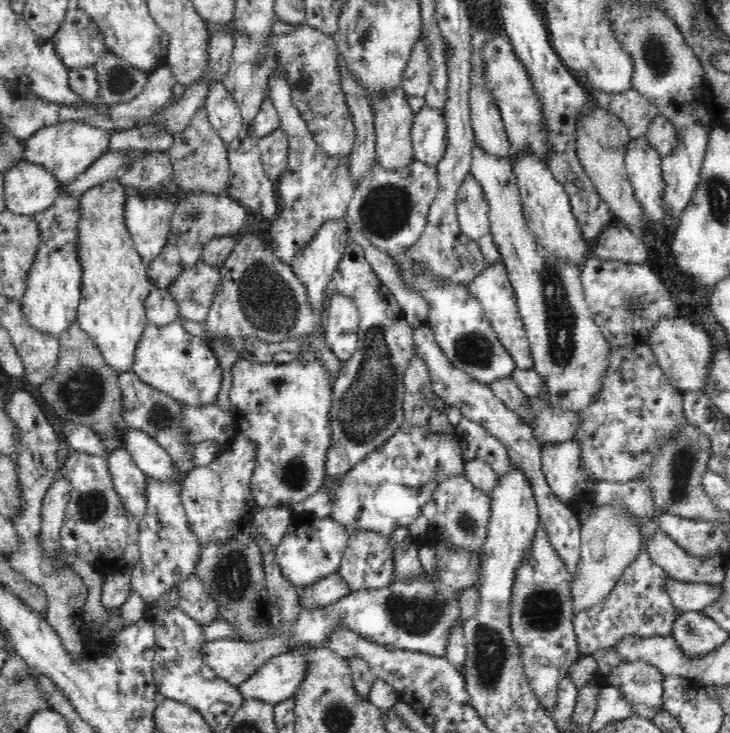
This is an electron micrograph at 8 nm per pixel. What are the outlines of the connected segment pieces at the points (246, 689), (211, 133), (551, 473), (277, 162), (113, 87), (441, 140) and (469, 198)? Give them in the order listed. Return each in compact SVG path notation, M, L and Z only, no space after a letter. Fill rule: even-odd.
M288 652L269 658L250 678L237 685L242 696L257 698L270 704L293 697L307 673L303 654Z
M204 106L198 110L190 124L174 140L174 145L167 151L173 166L173 182L180 192L205 192L206 194L228 194L229 160L225 142L214 130Z
M577 440L542 444L541 463L546 483L558 501L568 504L575 496L593 491L595 484L581 465Z
M281 128L259 139L259 152L264 170L275 184L287 167L289 150L287 136Z
M106 52L93 66L99 82L100 102L107 105L130 102L145 89L149 74Z
M424 103L415 114L411 137L414 159L436 167L447 148L447 122L442 112Z
M469 173L457 194L457 217L461 232L474 241L490 233L488 211L483 188Z

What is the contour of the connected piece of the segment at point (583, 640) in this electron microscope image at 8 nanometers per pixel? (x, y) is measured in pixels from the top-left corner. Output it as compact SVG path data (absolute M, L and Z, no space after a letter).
M644 548L623 571L606 601L578 612L573 618L581 657L592 658L596 650L615 646L624 636L658 637L672 634L674 621L682 612L672 604L670 595L665 591L665 580L670 576L651 561Z

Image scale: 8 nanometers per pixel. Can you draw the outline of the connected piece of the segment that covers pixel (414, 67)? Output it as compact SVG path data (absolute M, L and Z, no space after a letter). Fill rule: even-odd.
M420 38L412 48L412 54L402 76L401 87L407 96L422 98L427 93L431 81L429 60L429 50Z

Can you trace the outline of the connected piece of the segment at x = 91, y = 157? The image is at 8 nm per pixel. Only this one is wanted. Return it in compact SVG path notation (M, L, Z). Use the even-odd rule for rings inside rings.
M66 121L45 126L25 139L23 160L44 166L62 185L80 176L95 160L108 152L110 130L102 130L84 122Z

